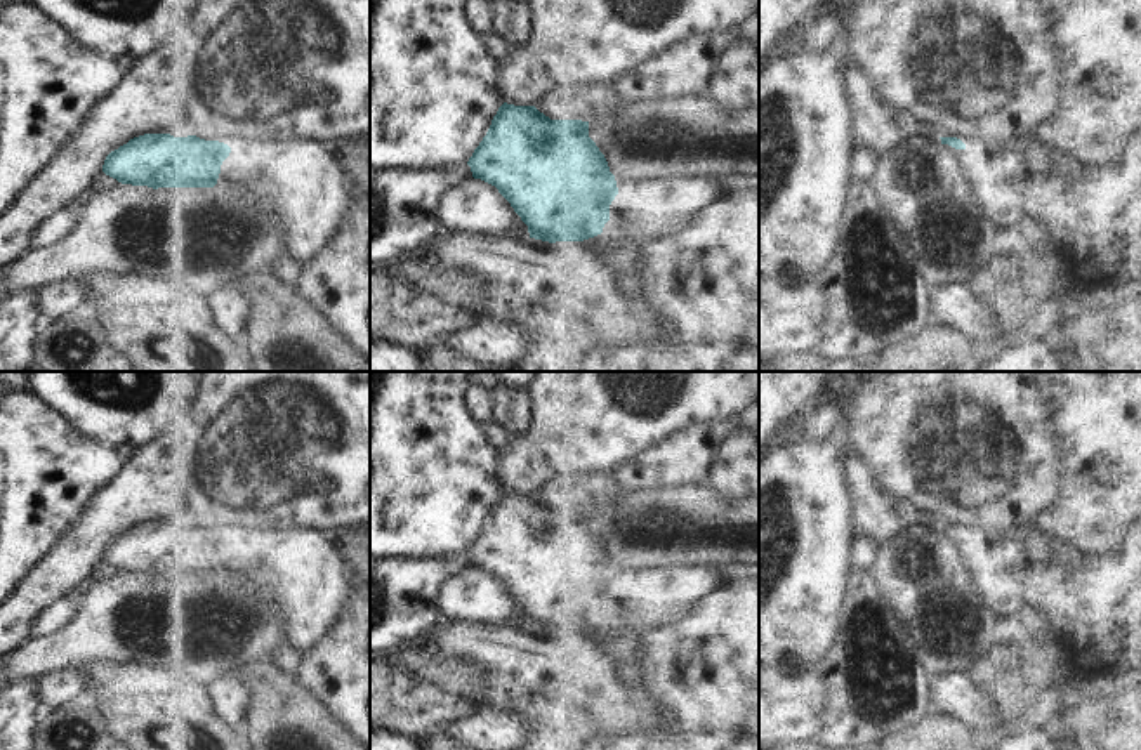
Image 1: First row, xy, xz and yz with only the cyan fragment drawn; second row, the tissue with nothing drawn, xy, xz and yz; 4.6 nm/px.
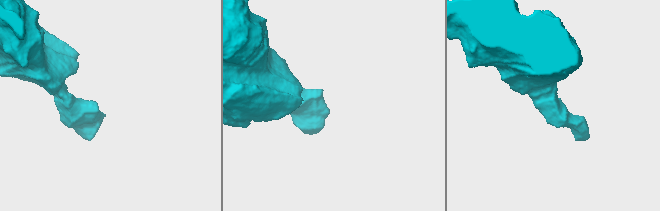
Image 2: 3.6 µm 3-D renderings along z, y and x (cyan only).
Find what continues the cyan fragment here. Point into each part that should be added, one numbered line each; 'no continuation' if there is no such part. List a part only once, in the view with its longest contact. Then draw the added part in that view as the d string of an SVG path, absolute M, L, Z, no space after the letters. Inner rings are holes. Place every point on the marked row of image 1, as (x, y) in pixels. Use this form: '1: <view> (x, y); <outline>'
1: xz (652, 209); M684 174L650 179L618 191L610 205L610 217L620 219L636 240L651 241L691 227L719 198L721 188L712 177Z

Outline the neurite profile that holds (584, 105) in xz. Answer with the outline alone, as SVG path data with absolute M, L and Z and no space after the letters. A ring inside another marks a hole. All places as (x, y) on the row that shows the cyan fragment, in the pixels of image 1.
M563 89L545 94L535 108L551 120L592 122L603 111L601 94L590 89Z

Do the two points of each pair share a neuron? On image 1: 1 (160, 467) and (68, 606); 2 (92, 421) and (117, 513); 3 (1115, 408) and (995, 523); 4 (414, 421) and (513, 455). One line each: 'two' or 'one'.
1: two
2: two
3: two
4: two

